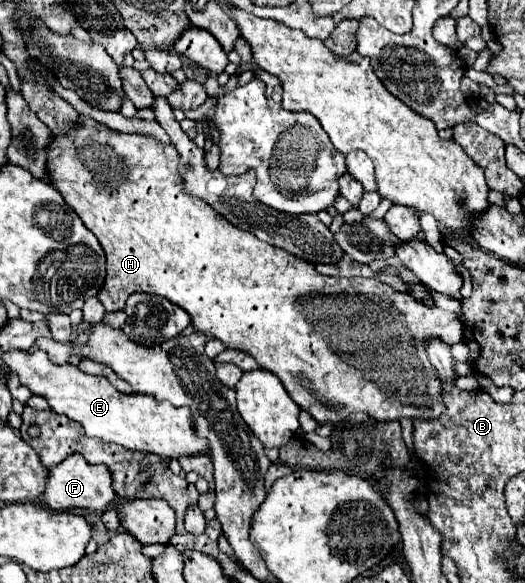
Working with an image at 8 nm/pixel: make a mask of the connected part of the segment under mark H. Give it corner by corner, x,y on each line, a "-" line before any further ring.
80,115
78,127
74,131
70,131
68,135
56,135
56,139
48,151
48,169
50,169
50,181
52,181
54,189
60,191
64,201
78,213
78,217
84,221
84,225
98,237
98,241
106,253
106,279
104,279
102,289
98,291
98,299
106,311
122,311
128,295
132,295
132,293
150,293
150,295
158,295
158,297
172,301
174,305
182,307
190,315
196,331
202,331
208,337
222,341
230,349
238,349
238,351
252,355
262,369
272,371
284,383
286,391
300,405
300,409
310,413
320,425
326,425
326,423
338,425
354,413
368,413
376,421
392,421
392,419
402,419
402,417
434,419
446,411
446,405
442,401
442,385
438,381
436,369
428,361
426,343
432,337
438,337
446,345
464,341
462,323
456,319
454,313
414,301
414,297
410,297
406,293
398,293
390,285
386,285
378,279
320,275
310,261
294,257
274,245
266,245
266,243
258,241
252,233
246,233
246,231
230,225
222,215
218,215
214,209
210,209
210,205
206,205
204,201
198,201
196,197
190,197
188,193
182,191
184,187
182,187
182,179
178,175
178,151
170,143
166,145
152,137
126,135
120,131
112,131
112,129
96,123
94,119

